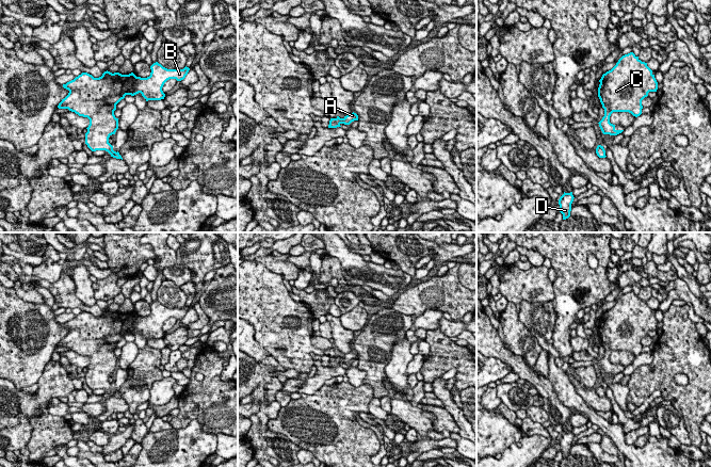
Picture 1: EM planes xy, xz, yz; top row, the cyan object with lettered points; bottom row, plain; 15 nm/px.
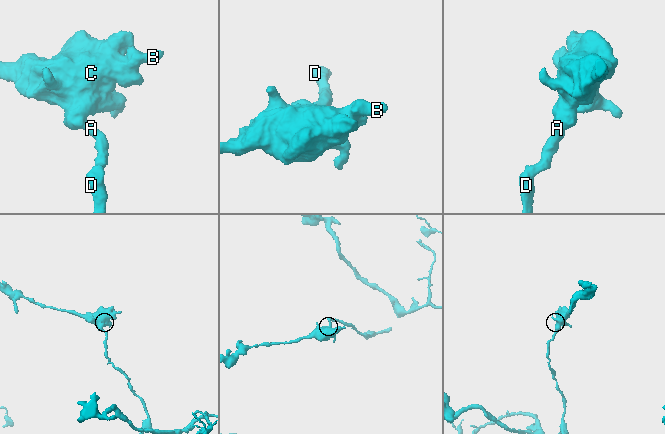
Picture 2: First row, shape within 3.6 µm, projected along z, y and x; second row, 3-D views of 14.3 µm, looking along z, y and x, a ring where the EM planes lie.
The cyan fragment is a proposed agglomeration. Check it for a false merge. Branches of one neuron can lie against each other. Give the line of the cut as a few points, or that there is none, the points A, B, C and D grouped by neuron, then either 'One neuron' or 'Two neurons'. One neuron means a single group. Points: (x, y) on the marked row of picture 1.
No split. Groups: A B C D. One neuron

